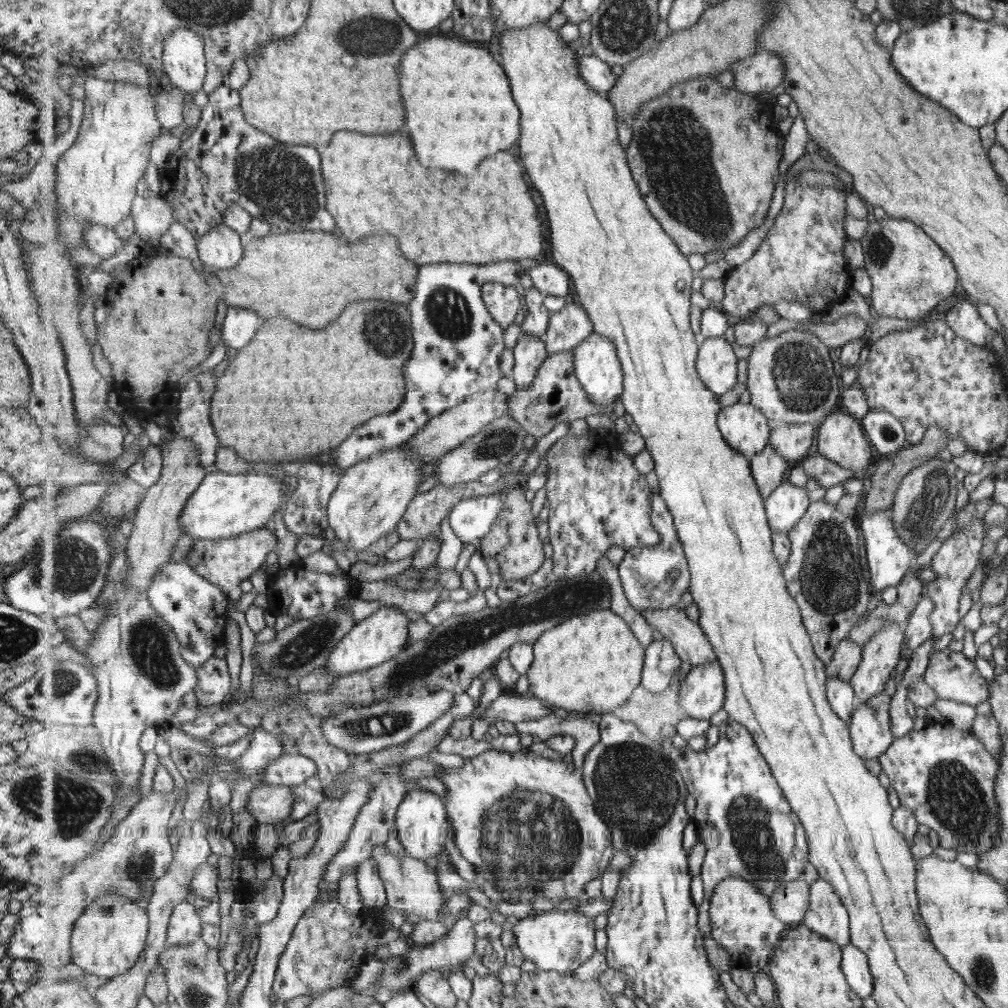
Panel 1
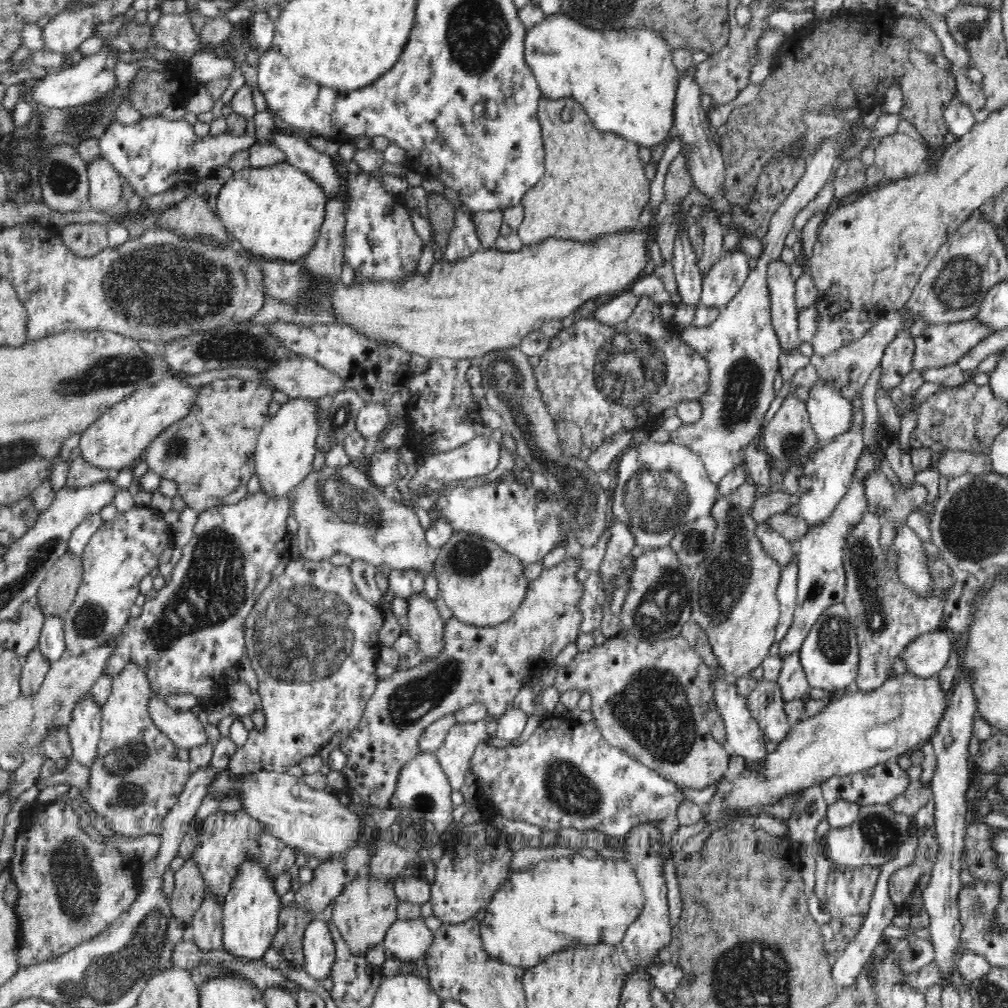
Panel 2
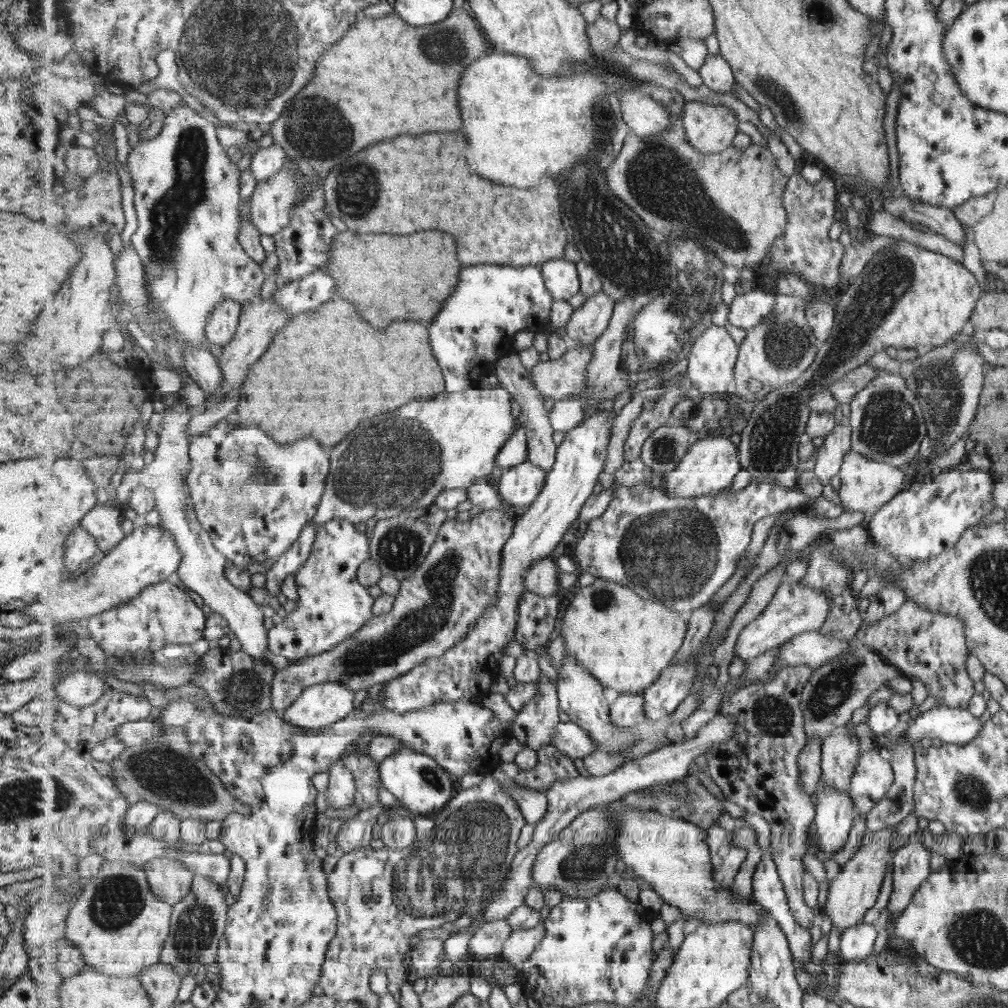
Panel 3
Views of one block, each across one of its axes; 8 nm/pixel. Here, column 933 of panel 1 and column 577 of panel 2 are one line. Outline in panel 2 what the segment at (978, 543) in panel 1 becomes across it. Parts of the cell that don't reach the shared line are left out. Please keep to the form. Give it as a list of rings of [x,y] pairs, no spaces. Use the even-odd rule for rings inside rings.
[[[576,555],[561,560],[556,566],[544,568],[541,575],[529,582],[524,602],[506,621],[494,627],[472,626],[454,617],[443,622],[443,648],[436,657],[424,657],[418,665],[406,670],[397,670],[385,680],[378,680],[373,698],[369,699],[360,718],[359,725],[352,729],[350,736],[338,742],[338,749],[346,755],[346,763],[341,768],[347,780],[344,794],[349,798],[348,804],[353,810],[383,811],[393,806],[392,796],[398,782],[398,776],[406,763],[412,762],[423,751],[419,739],[428,726],[441,720],[456,710],[479,704],[486,709],[488,718],[498,721],[514,707],[514,699],[520,690],[534,680],[535,675],[543,672],[548,664],[558,656],[560,651],[577,640],[582,624],[582,609],[578,607],[584,585],[580,584],[576,574],[582,568],[582,557]]]

